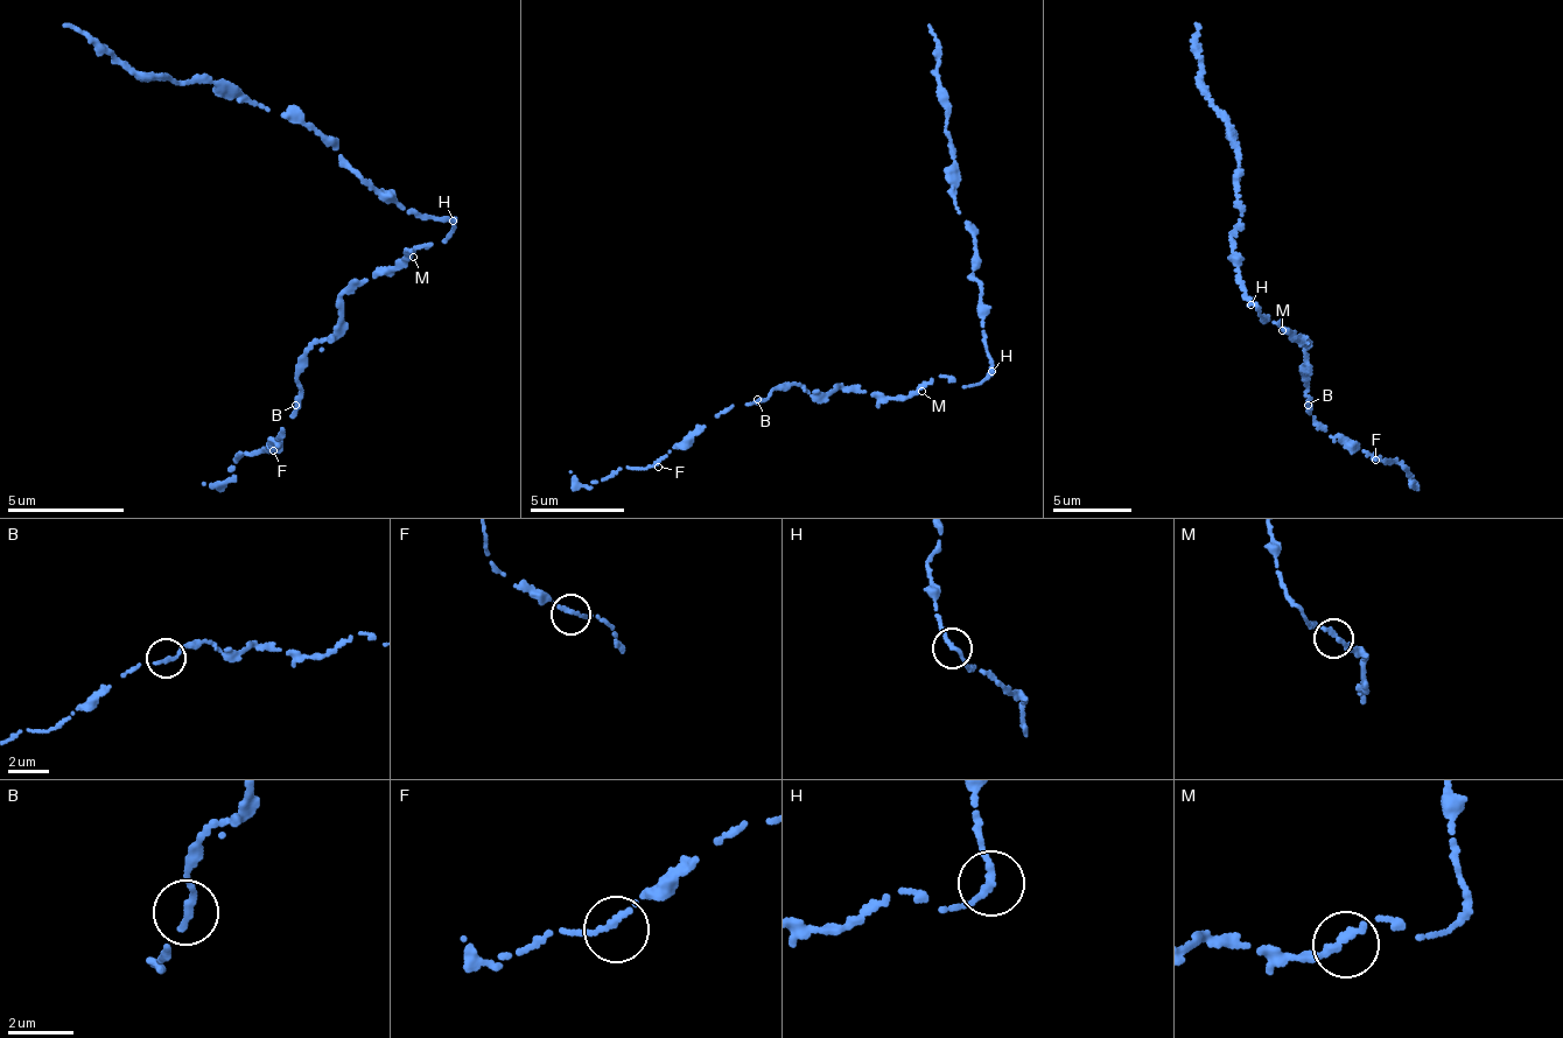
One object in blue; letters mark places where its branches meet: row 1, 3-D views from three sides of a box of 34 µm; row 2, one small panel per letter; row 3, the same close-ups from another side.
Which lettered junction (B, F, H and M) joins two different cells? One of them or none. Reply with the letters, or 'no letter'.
H

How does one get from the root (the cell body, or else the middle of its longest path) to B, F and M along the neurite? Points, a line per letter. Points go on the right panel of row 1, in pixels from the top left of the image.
B: (1266, 317), (1299, 336), (1306, 345), (1303, 380), (1308, 387), (1308, 405)
F: (1266, 317), (1299, 336), (1306, 345), (1303, 380), (1308, 387), (1308, 412), (1315, 418), (1315, 425), (1375, 460)
M: (1266, 317), (1282, 330)

